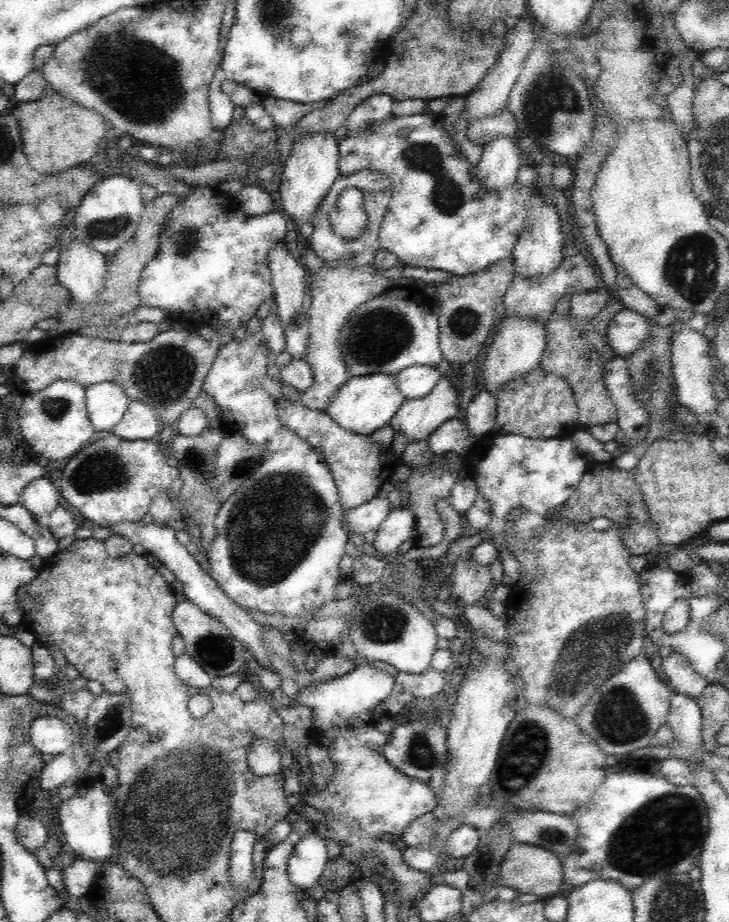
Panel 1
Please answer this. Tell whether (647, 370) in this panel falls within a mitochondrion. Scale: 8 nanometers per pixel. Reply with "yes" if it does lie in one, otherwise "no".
yes

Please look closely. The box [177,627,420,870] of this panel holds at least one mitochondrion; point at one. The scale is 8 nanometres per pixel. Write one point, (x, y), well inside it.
(213, 650)

